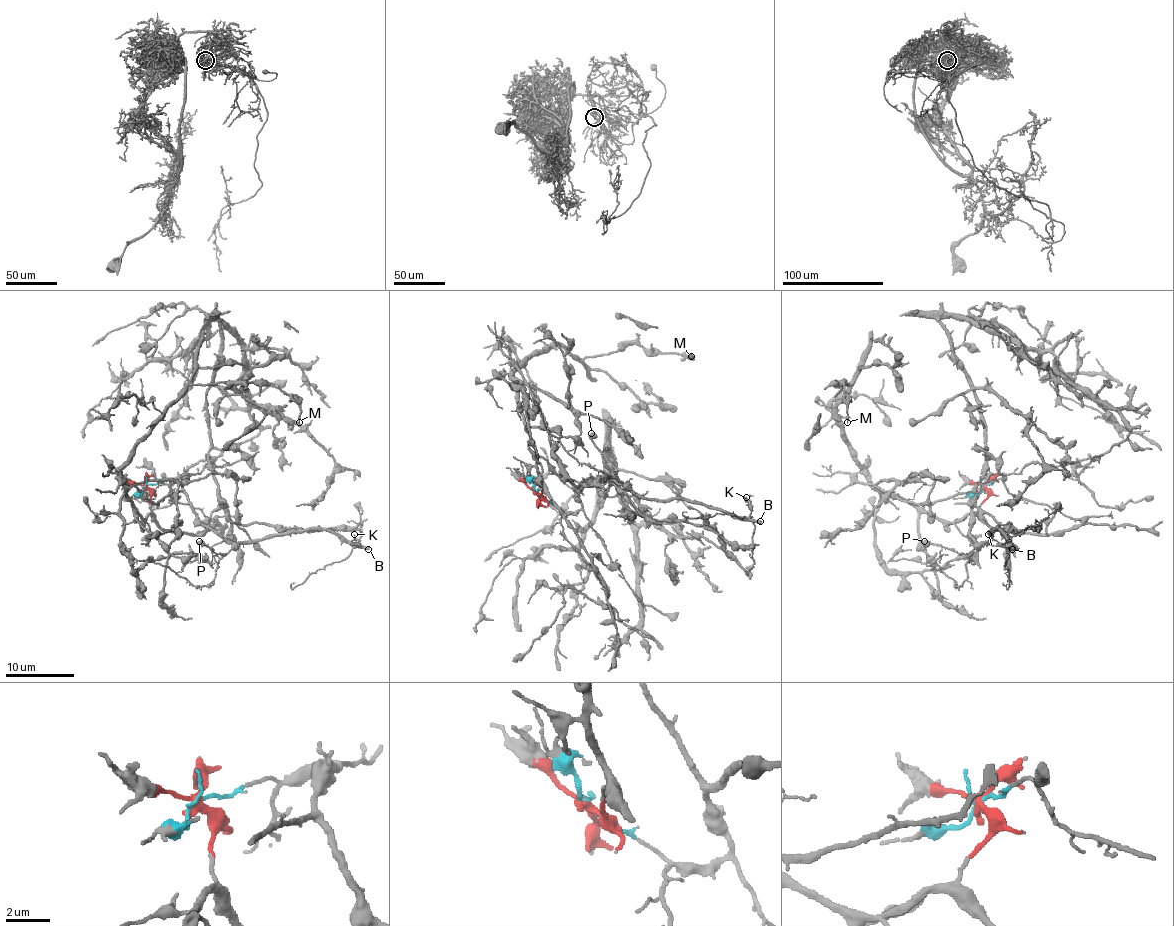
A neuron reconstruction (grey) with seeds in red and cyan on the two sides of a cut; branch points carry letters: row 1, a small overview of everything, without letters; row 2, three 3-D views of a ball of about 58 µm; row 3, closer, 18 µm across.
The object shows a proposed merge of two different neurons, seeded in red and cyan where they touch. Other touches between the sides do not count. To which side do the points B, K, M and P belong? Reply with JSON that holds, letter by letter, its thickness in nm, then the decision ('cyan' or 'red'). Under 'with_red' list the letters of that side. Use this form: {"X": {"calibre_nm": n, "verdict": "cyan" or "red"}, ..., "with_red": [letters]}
{"B": {"calibre_nm": 400, "verdict": "cyan"}, "K": {"calibre_nm": 120, "verdict": "cyan"}, "M": {"calibre_nm": 200, "verdict": "red"}, "P": {"calibre_nm": 600, "verdict": "cyan"}, "with_red": ["M"]}

